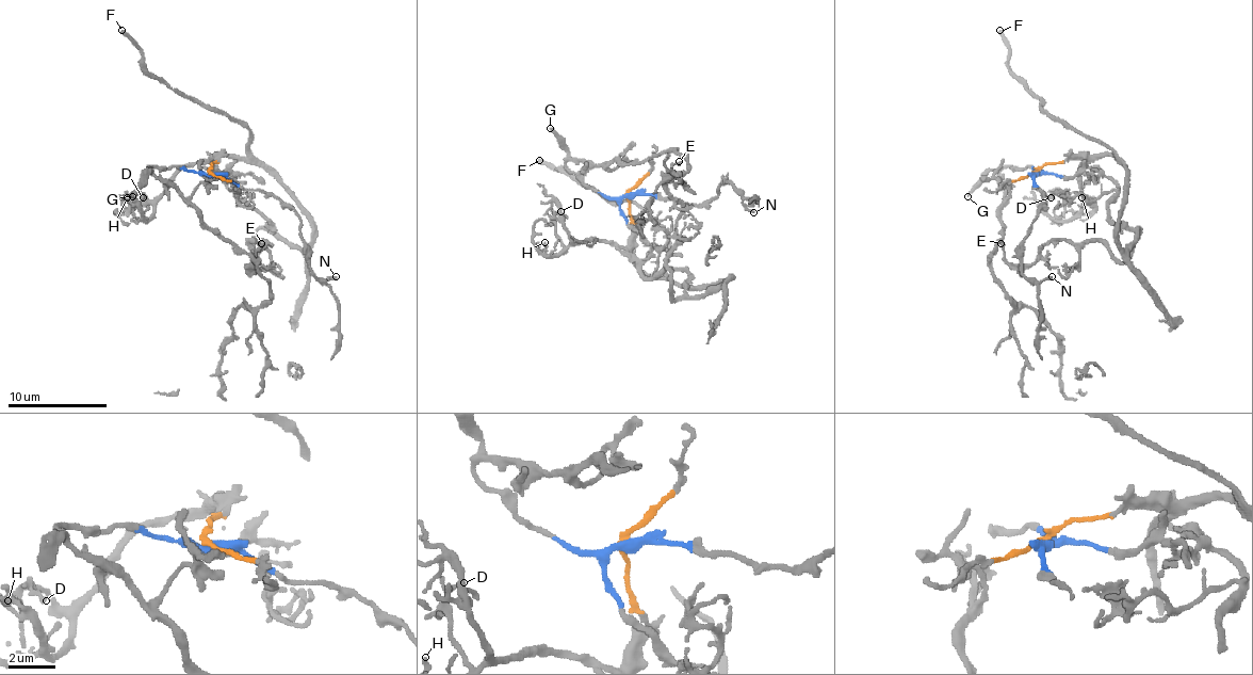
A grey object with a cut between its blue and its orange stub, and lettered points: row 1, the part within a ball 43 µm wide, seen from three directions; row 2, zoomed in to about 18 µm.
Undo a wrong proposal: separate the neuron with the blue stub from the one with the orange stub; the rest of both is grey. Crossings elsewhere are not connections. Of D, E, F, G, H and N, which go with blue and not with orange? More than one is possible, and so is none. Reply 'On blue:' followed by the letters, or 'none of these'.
On blue: G, N

